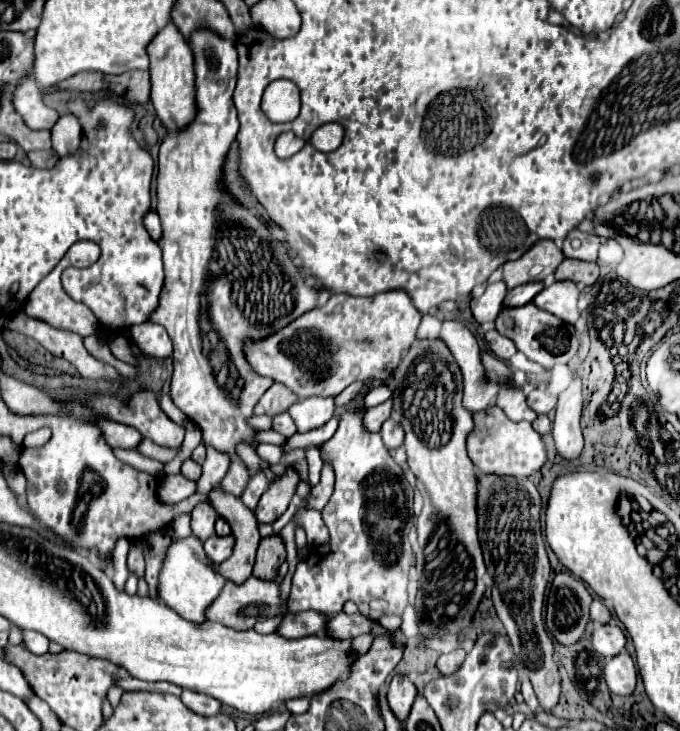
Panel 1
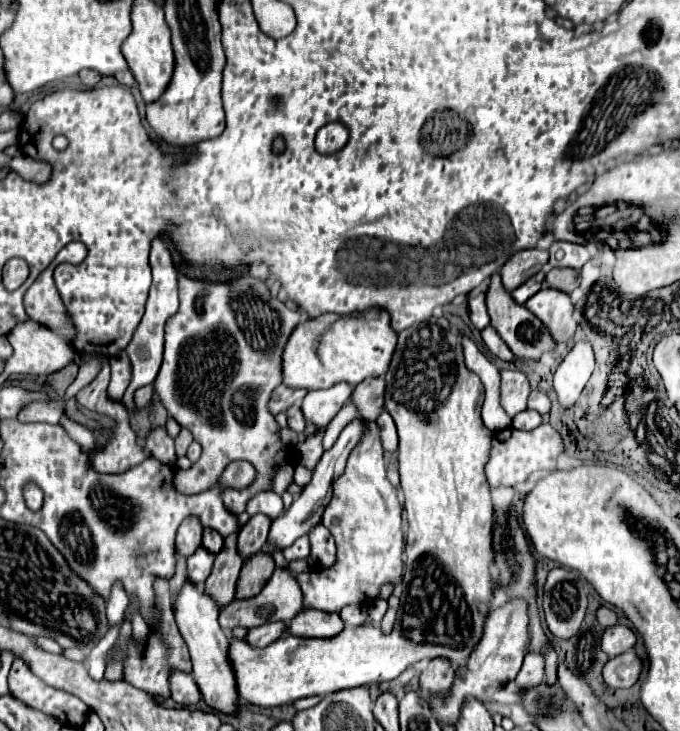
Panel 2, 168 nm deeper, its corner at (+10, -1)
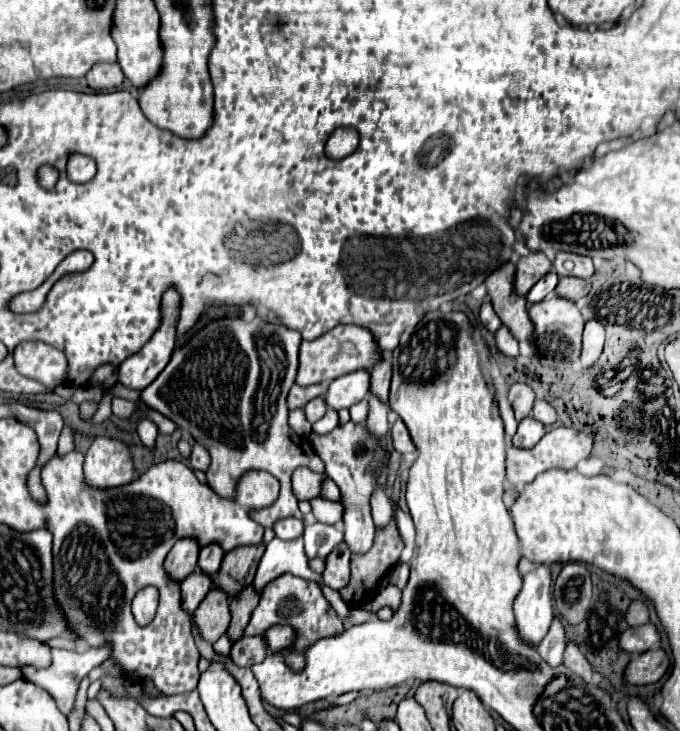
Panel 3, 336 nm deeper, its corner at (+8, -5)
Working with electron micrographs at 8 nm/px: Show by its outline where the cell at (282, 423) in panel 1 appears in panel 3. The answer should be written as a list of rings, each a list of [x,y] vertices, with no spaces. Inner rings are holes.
[[[316,397],[316,399],[312,399],[310,403],[306,403],[306,407],[304,407],[306,417],[308,417],[310,423],[316,423],[318,419],[322,419],[324,413],[326,413],[326,409],[328,409],[328,407],[326,407],[324,397]]]

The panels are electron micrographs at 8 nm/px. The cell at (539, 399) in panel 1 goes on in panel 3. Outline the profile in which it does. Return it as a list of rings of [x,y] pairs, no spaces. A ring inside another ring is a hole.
[[[536,401],[536,403],[534,403],[532,417],[538,419],[538,421],[540,421],[542,425],[546,425],[546,427],[550,427],[550,425],[556,423],[556,411],[554,411],[548,403],[544,403],[544,401]]]

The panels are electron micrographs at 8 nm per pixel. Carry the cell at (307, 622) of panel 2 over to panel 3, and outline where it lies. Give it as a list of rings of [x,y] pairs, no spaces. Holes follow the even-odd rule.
[[[272,625],[270,629],[264,631],[264,639],[266,639],[266,647],[268,647],[268,655],[284,651],[292,645],[294,641],[294,631],[288,625]]]

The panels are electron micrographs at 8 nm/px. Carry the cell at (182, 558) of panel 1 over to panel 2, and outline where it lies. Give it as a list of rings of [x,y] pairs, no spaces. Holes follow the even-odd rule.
[[[184,581],[182,591],[178,593],[178,597],[174,601],[174,619],[180,629],[180,635],[184,637],[186,645],[190,649],[190,657],[192,657],[192,665],[194,665],[192,675],[204,695],[204,701],[210,707],[220,709],[224,713],[236,713],[238,695],[234,691],[234,673],[230,671],[230,665],[226,663],[228,635],[218,625],[216,601],[210,595],[206,595],[202,587],[194,585],[192,581]]]

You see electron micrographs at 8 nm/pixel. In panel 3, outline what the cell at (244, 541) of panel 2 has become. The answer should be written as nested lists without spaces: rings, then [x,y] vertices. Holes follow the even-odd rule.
[[[264,543],[260,547],[238,547],[224,555],[218,575],[214,575],[214,587],[228,591],[228,597],[238,595],[244,587],[254,581],[258,561],[264,553]]]

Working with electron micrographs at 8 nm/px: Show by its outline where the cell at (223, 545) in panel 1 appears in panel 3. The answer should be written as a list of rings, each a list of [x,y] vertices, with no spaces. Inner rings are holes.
[[[196,571],[196,573],[188,575],[188,579],[184,579],[182,585],[180,585],[182,609],[192,615],[196,611],[196,607],[200,605],[200,601],[210,591],[210,587],[212,587],[212,579],[208,575],[204,575],[202,571]]]

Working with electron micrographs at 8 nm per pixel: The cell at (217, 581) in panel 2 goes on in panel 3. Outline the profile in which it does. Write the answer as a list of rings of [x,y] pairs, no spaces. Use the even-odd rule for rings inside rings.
[[[210,589],[210,593],[204,597],[204,601],[194,613],[194,625],[200,637],[208,643],[214,643],[226,633],[228,623],[230,623],[228,595],[220,589]]]

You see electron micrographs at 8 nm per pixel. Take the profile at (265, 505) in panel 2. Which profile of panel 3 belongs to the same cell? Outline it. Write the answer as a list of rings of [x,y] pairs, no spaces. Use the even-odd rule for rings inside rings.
[[[284,519],[284,521],[276,523],[274,531],[276,531],[276,537],[280,537],[284,541],[294,541],[294,539],[302,537],[304,523],[300,519]]]

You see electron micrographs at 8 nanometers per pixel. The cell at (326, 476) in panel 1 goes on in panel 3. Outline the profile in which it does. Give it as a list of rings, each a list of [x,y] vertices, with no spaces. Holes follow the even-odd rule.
[[[362,399],[360,403],[352,405],[350,407],[350,415],[352,415],[352,421],[366,421],[366,415],[368,415],[368,399]]]

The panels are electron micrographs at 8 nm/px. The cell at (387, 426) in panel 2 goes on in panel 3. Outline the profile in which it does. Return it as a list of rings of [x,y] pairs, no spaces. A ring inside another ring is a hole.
[[[396,419],[396,423],[392,425],[392,443],[394,443],[394,449],[402,455],[406,453],[414,453],[416,447],[414,447],[414,441],[410,437],[410,431],[408,427],[404,425],[402,419]]]

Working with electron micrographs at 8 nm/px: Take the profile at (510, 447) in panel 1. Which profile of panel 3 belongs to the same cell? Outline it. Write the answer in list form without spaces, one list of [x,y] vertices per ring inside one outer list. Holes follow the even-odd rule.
[[[556,427],[556,429],[548,431],[542,437],[542,441],[528,451],[508,447],[506,449],[506,481],[510,485],[520,485],[520,483],[530,483],[536,475],[540,475],[548,469],[554,469],[554,467],[556,469],[576,469],[578,461],[586,459],[590,455],[592,445],[594,445],[594,439],[588,433],[568,429],[568,427]]]

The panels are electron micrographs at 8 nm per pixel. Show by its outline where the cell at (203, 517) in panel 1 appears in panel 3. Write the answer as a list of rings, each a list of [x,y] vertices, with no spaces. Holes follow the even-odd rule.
[[[180,539],[164,561],[164,569],[168,571],[170,579],[184,581],[188,575],[192,575],[198,569],[198,551],[200,547],[196,539]]]

